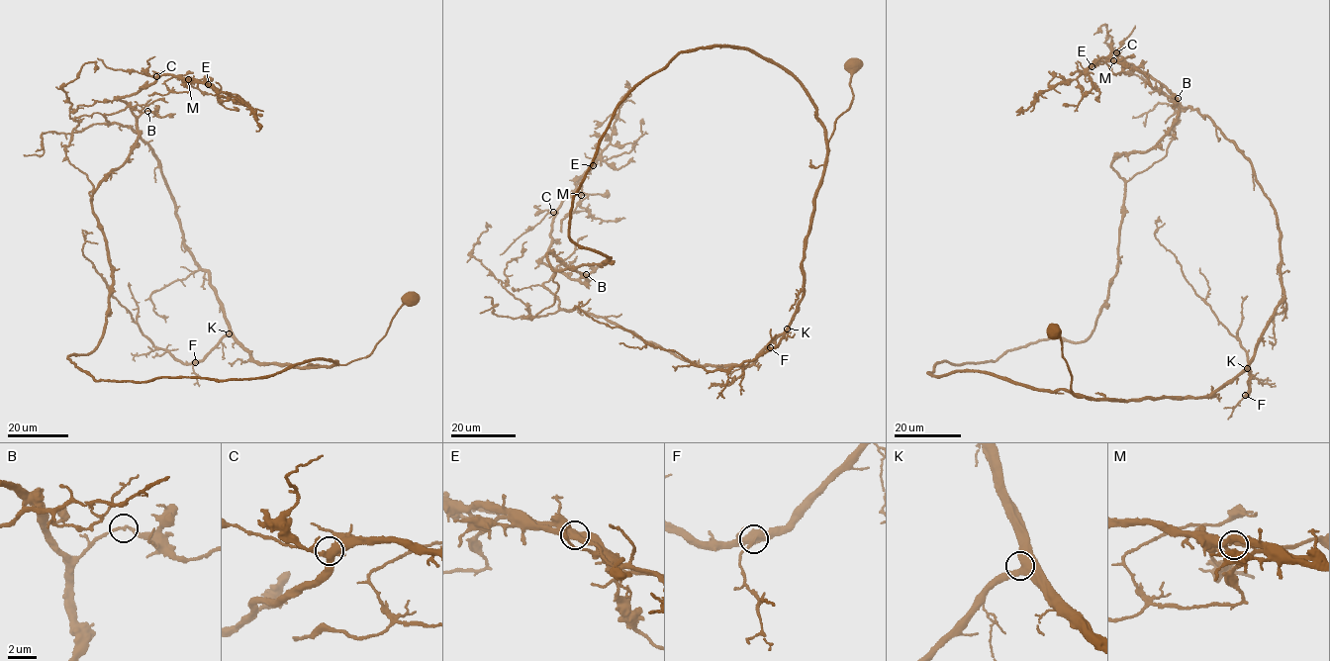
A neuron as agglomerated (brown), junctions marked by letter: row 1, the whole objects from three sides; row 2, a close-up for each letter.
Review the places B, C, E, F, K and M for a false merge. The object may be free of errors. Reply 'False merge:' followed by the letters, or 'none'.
False merge: E

